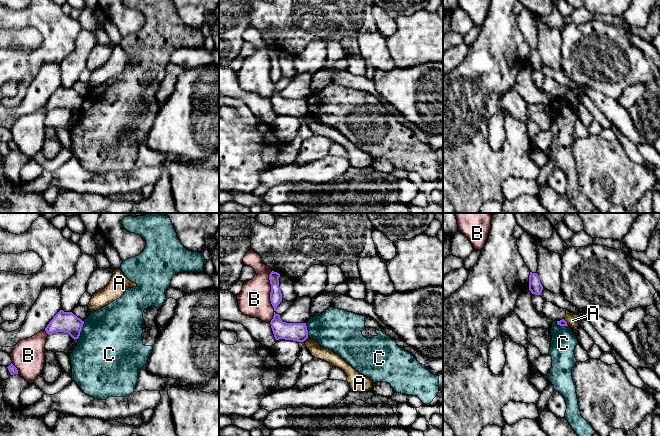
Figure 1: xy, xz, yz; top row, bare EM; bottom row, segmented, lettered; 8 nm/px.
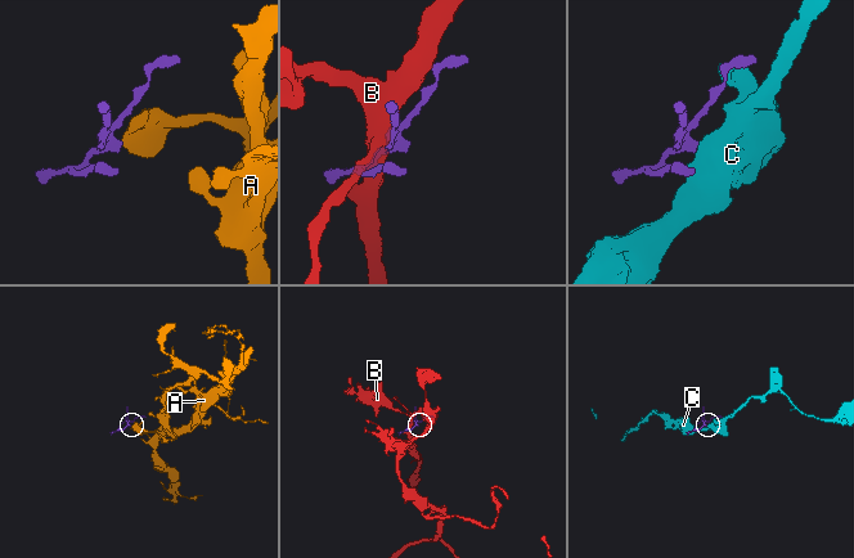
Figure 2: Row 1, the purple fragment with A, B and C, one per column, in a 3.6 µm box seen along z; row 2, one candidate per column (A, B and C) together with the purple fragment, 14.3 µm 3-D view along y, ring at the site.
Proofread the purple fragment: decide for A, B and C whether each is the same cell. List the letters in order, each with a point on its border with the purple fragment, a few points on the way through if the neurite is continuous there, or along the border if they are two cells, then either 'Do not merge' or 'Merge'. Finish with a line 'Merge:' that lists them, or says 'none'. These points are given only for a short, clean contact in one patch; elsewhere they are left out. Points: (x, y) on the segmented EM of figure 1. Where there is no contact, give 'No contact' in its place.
A: Touches purple at xz (305, 339). Boundary: xz (307, 337), (303, 341). Do not merge
B: Touches purple at xz (271, 291). Do not merge
C: Touches purple at xy (81, 329). Boundary: xy (84, 321), (80, 335), (77, 338). Do not merge
Merge: none

